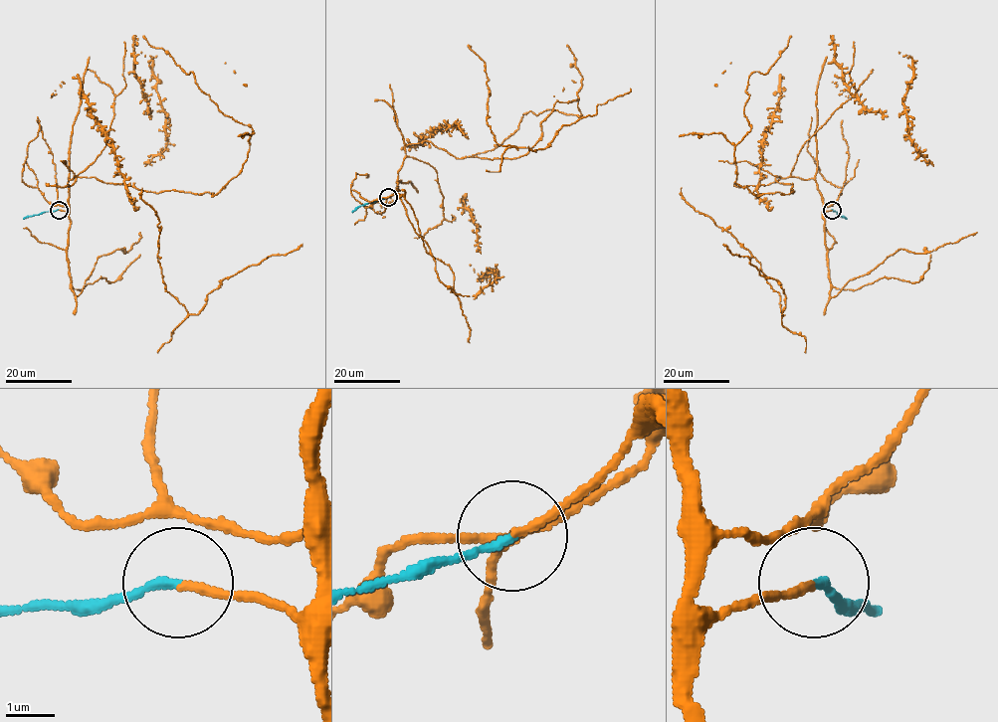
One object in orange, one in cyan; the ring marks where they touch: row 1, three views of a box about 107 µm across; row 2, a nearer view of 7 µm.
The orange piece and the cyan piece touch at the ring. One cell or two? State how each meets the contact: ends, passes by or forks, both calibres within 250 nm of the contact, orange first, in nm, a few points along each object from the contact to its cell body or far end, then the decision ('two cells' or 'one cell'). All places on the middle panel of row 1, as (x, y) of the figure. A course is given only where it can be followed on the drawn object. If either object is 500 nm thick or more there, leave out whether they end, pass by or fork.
orange ends | cyan ends | 160/160 nm | orange via (387, 197), (408, 144), (522, 156), (553, 104), (578, 100), (580, 116), (528, 111), (472, 157) | cyan via (387, 197), (359, 206), (352, 212) | one cell

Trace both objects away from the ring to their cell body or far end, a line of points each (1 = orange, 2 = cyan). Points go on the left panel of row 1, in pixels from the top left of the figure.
1: (59, 210), (69, 211), (74, 177), (214, 196), (247, 158), (252, 128), (225, 115), (191, 72), (142, 36)
2: (59, 210), (23, 219)

